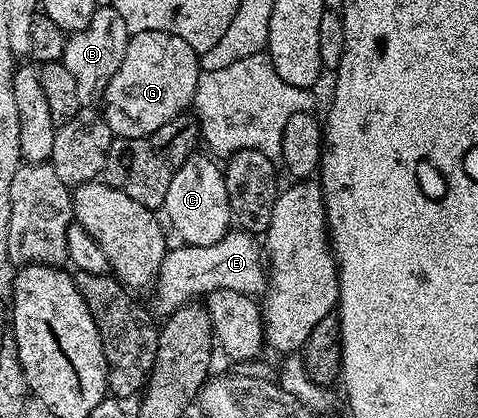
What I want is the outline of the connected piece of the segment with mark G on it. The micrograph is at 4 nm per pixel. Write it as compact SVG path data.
M158 30L132 35L123 64L105 89L103 113L111 132L118 138L142 138L163 128L192 107L202 73L199 55L187 40Z

